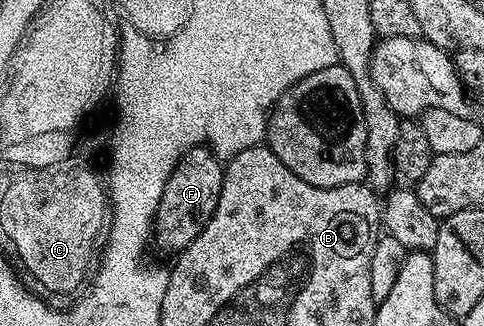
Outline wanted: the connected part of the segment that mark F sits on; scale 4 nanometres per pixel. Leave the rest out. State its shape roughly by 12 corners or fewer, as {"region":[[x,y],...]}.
{"region":[[212,148],[167,178],[151,236],[182,252],[215,214],[224,177]]}

